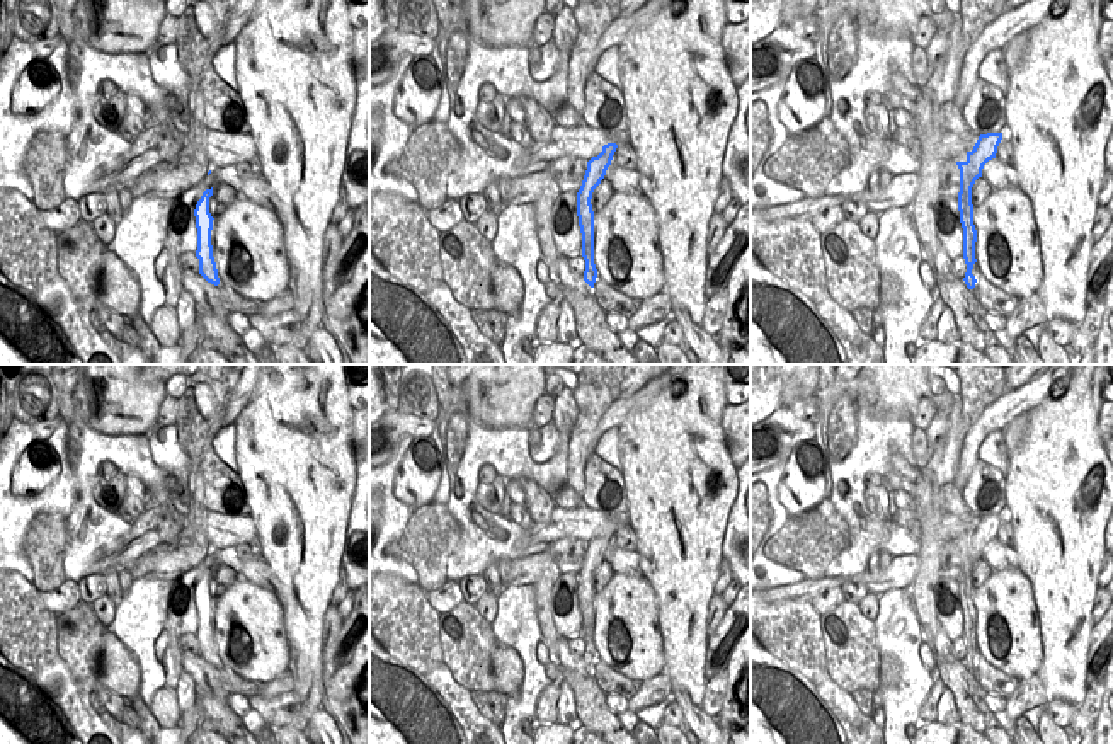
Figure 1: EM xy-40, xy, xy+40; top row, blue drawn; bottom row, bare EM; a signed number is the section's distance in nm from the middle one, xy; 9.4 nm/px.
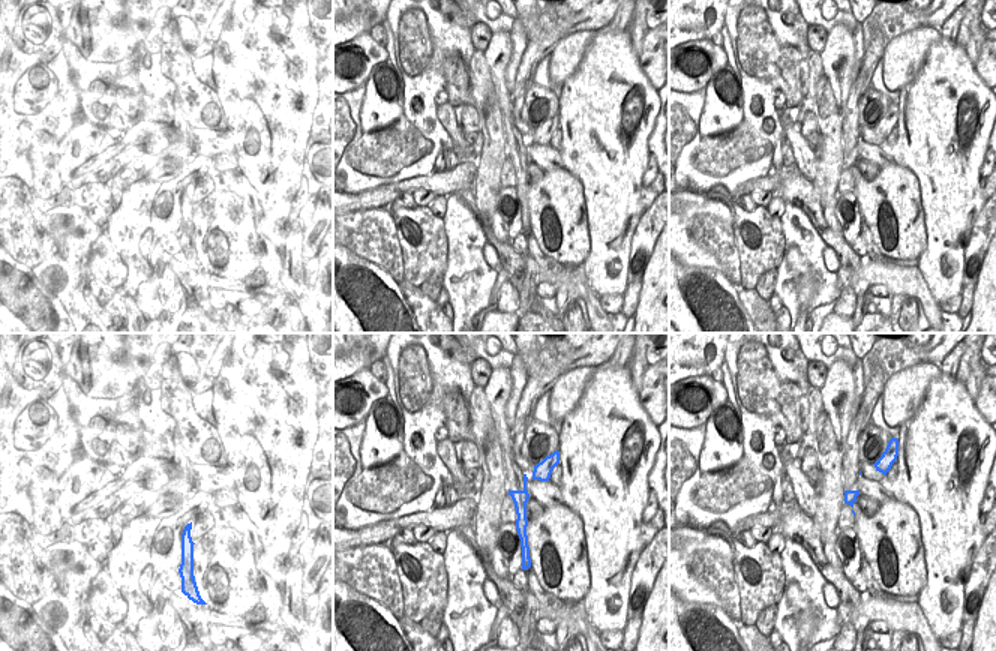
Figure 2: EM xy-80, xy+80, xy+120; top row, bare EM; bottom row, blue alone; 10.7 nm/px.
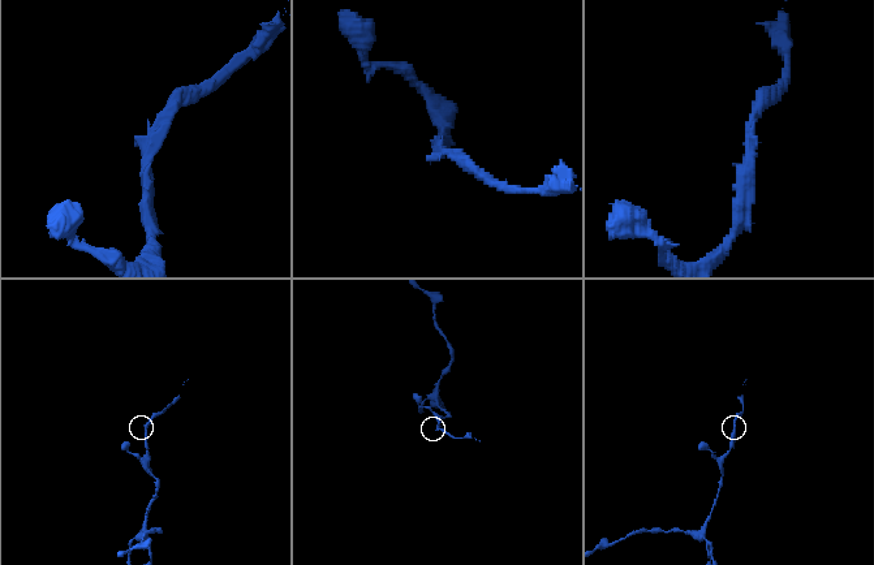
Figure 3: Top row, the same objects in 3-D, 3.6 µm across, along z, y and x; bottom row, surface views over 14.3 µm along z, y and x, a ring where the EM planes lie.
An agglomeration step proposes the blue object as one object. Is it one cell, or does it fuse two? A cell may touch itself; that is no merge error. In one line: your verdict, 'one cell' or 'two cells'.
one cell

